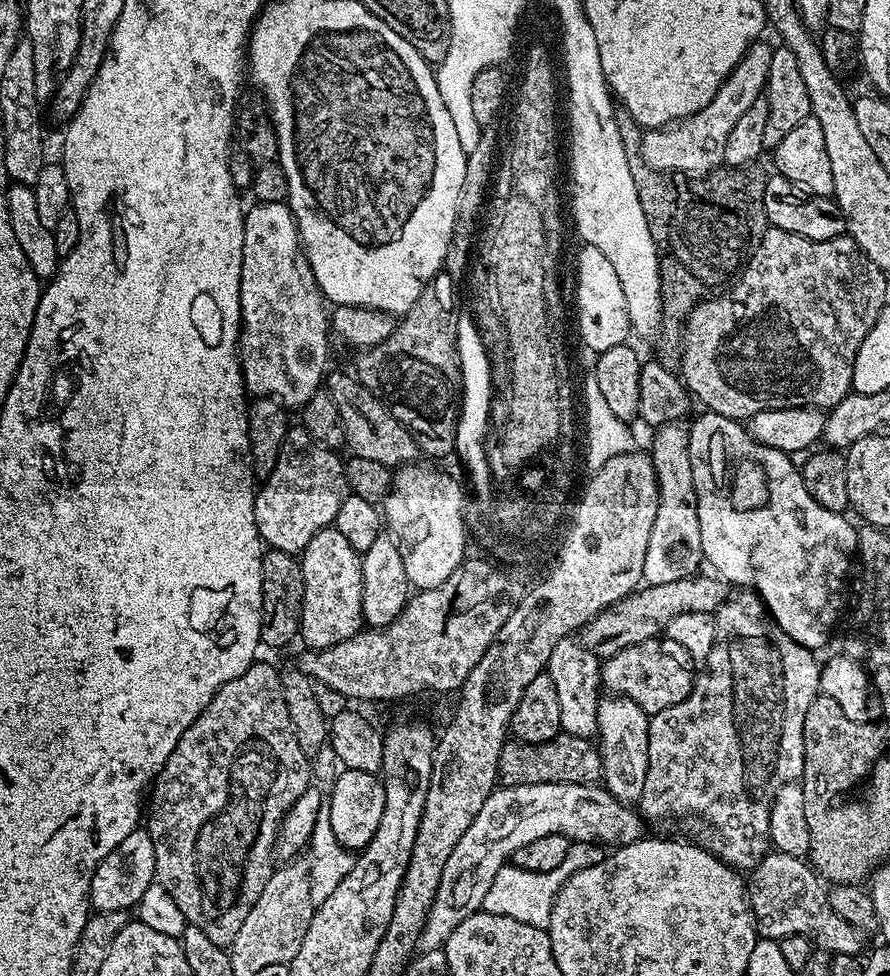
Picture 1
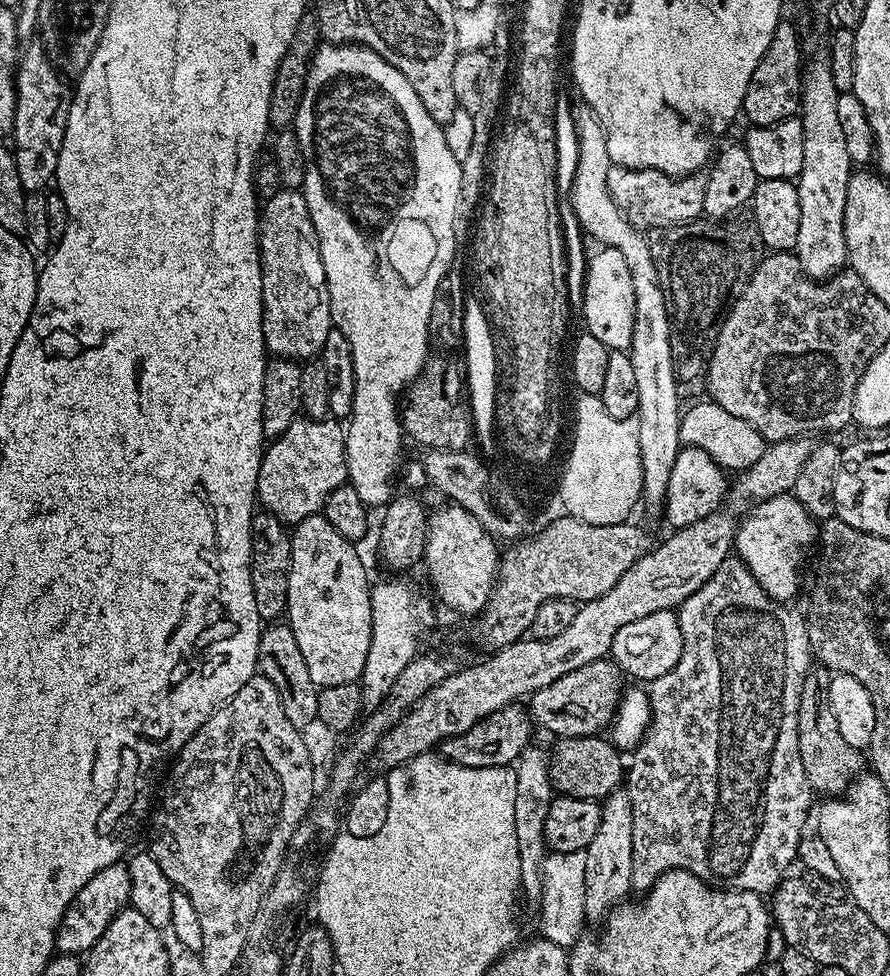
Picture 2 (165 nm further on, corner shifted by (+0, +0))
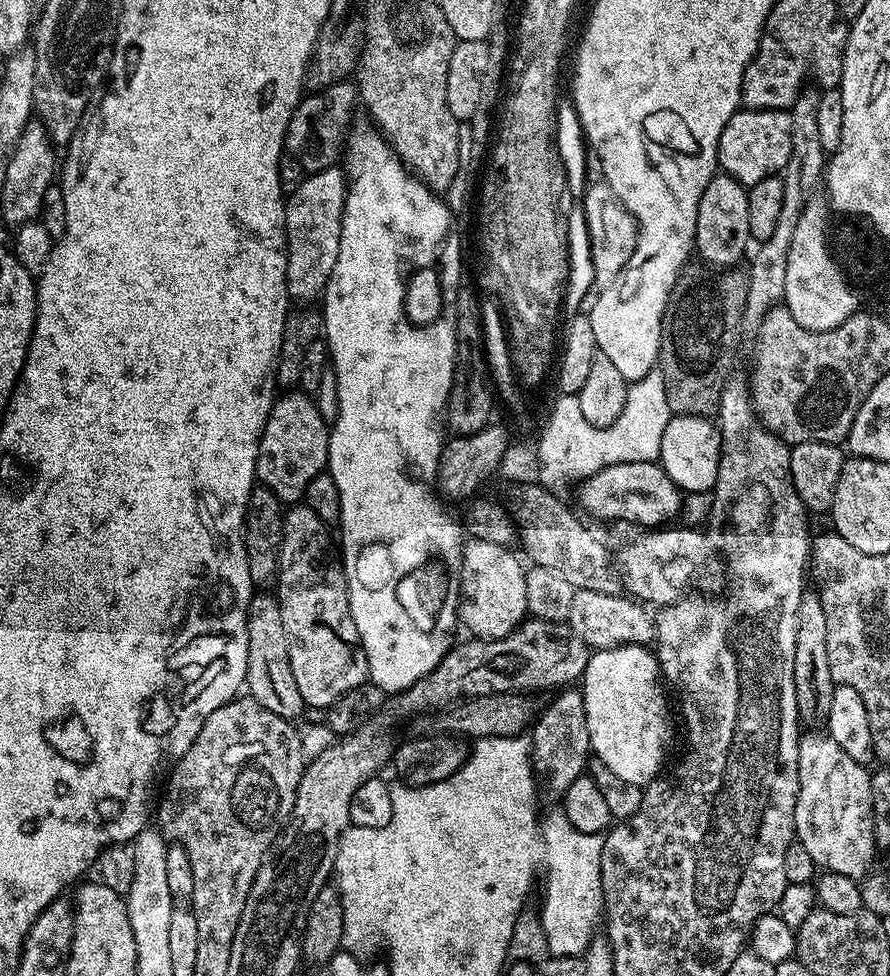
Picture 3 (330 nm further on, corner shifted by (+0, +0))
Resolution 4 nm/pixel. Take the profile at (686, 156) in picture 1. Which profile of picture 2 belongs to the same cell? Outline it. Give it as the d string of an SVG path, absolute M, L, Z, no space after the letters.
M613 166L608 175L608 185L614 202L623 210L629 222L641 230L663 230L701 219L704 210L704 182L705 177L700 174L673 178L664 172L656 172L653 168Z

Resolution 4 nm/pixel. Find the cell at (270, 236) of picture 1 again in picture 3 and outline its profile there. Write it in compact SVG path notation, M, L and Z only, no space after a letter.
M333 166L305 175L302 186L294 190L287 197L284 206L284 239L288 253L286 254L286 286L288 295L293 301L312 302L319 297L328 285L330 274L334 270L334 262L338 262L338 242L342 230L342 214L344 213L344 200L348 196L348 182L343 167Z

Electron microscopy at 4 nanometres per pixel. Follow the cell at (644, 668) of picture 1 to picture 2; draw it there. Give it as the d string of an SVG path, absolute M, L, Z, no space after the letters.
M608 658L595 660L586 666L578 666L578 670L570 670L570 674L562 674L562 678L558 678L558 682L550 682L550 686L532 693L530 697L530 715L539 727L541 724L546 731L553 732L553 737L556 738L594 736L603 733L611 725L616 705L620 702L622 695L620 679L622 679L622 673L619 666L613 664L611 659Z

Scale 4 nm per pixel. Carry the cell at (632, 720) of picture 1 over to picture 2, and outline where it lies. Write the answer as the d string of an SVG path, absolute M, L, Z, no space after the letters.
M617 790L605 797L601 803L598 834L590 841L590 846L584 849L586 854L586 882L584 883L584 914L589 921L603 921L608 913L625 899L632 887L632 818L633 812L627 791Z

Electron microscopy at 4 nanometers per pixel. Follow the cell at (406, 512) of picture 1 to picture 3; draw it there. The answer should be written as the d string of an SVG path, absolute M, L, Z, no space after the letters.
M469 539L464 546L462 566L460 567L460 602L458 605L458 620L461 625L469 628L473 637L481 640L497 640L510 634L517 626L523 624L528 616L526 606L526 578L524 577L525 565L520 565L521 557L515 556L511 547L495 545Z

